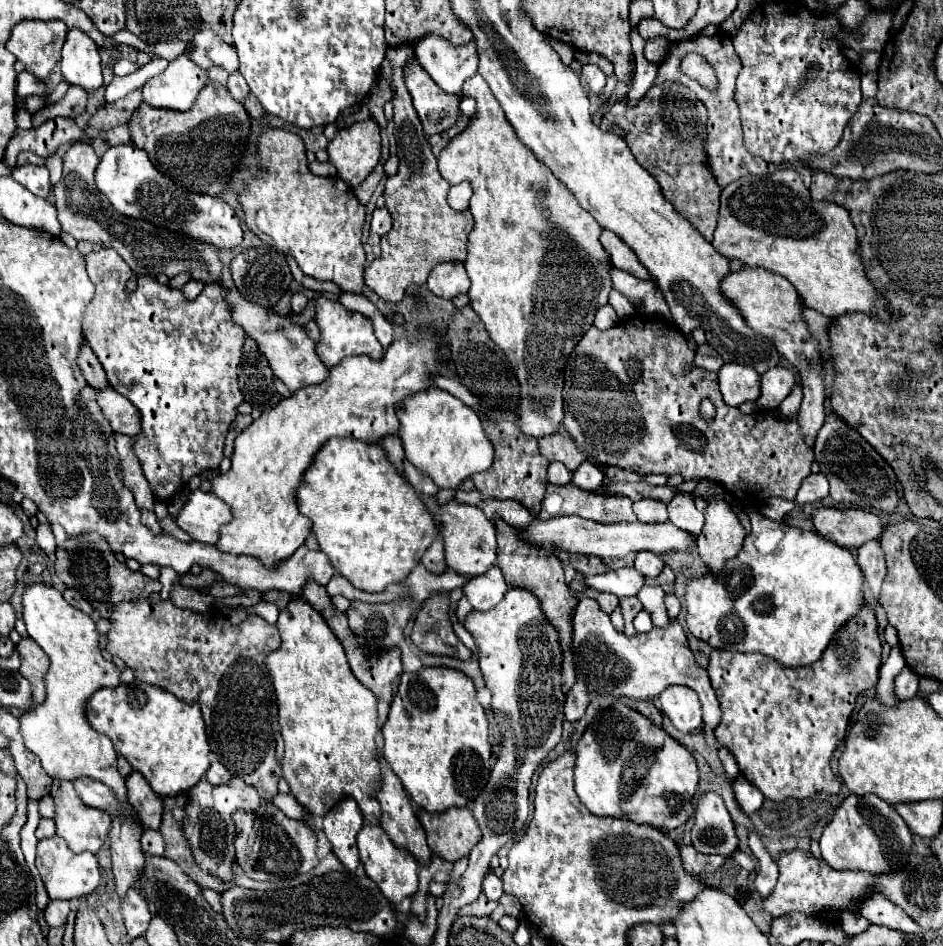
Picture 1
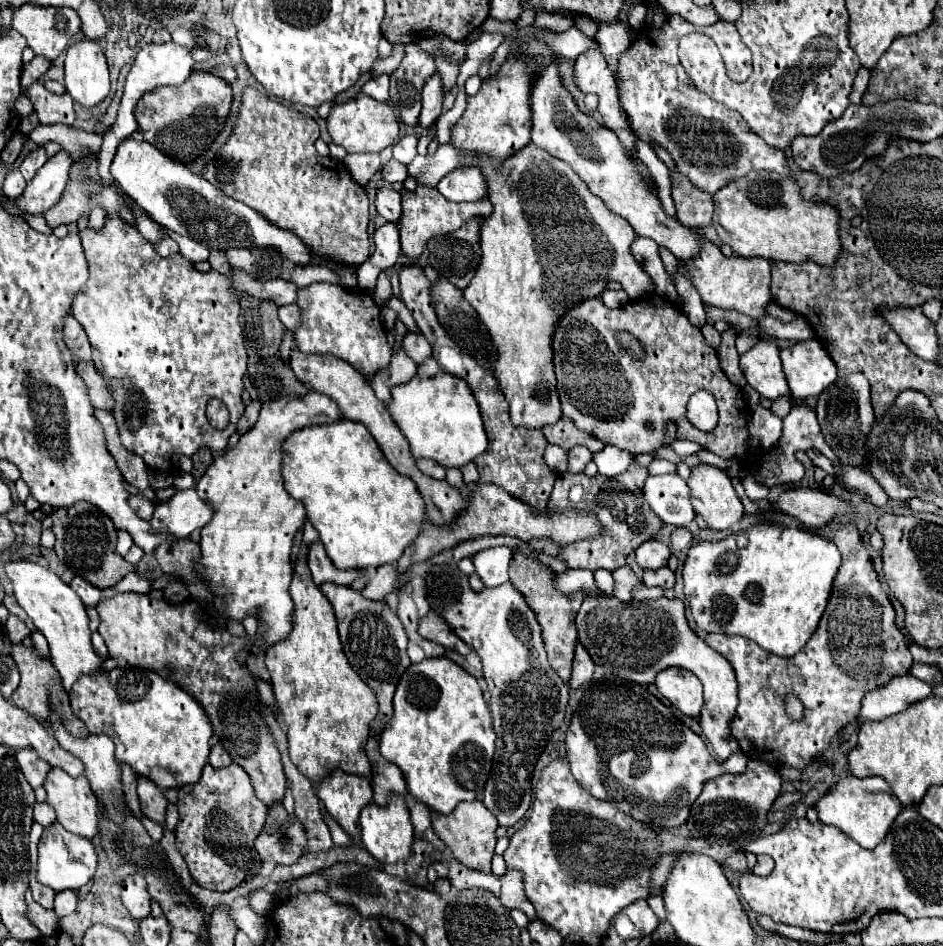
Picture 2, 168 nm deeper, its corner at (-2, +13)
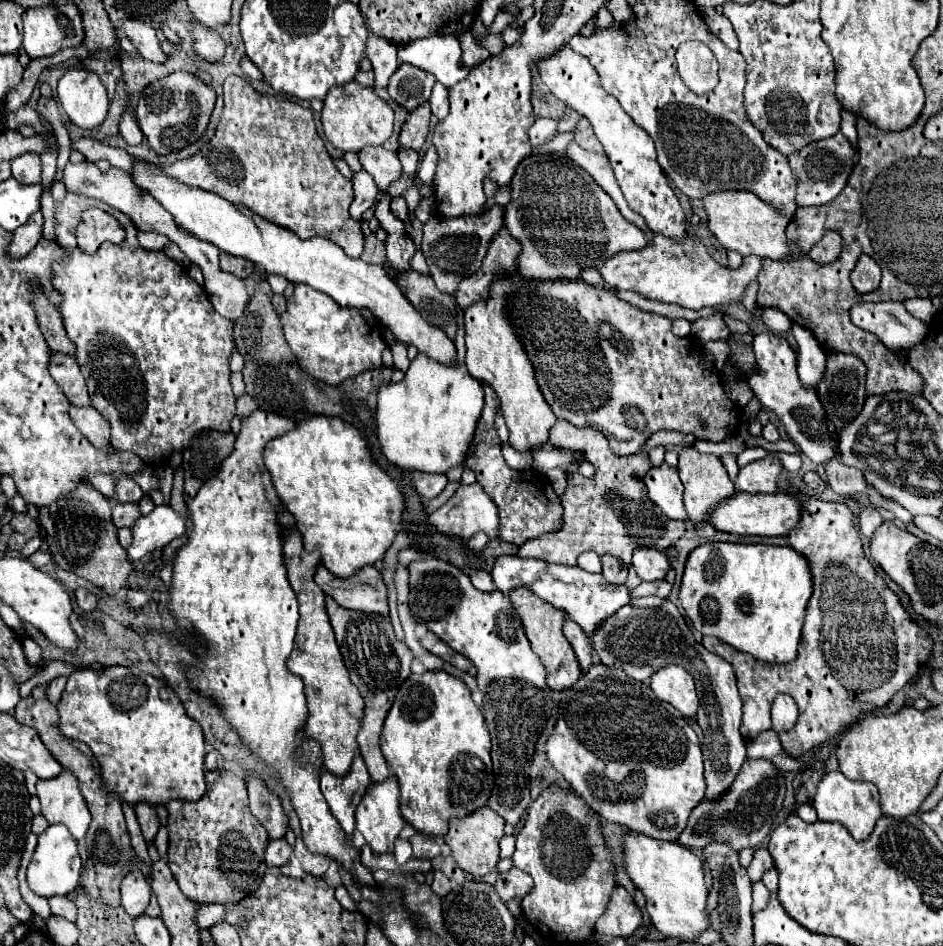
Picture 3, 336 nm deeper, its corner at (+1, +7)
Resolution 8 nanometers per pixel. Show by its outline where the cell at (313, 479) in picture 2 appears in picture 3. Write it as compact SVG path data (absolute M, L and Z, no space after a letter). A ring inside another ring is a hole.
M339 416L305 418L297 422L293 430L265 444L263 462L271 474L279 500L295 516L297 530L303 538L303 548L319 550L321 562L329 572L341 578L353 576L359 568L383 560L401 524L403 498L399 484L371 460L367 442L353 424Z

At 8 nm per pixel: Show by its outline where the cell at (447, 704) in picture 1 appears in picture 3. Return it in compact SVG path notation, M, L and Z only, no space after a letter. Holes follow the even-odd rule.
M447 672L411 674L399 688L381 732L383 756L399 782L399 810L407 824L425 836L445 836L451 818L465 818L485 806L495 784L491 764L491 740L481 710L471 700L469 688Z

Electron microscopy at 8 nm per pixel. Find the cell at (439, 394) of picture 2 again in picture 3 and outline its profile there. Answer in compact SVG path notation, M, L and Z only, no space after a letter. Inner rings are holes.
M457 304L456 315L456 367L441 366L435 360L419 354L411 362L401 382L383 384L379 388L375 410L377 438L385 458L403 470L443 474L451 466L463 462L481 418L483 386L467 372L464 311Z

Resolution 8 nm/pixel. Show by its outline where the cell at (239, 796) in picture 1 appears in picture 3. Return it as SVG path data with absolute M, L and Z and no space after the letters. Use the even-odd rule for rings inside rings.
M219 770L219 772L207 772L205 784L207 784L207 792L199 802L183 802L183 800L167 802L169 868L175 876L181 892L185 896L189 896L193 902L199 902L199 904L235 904L259 888L261 878L267 870L263 854L265 854L269 836L267 836L267 830L249 812L247 788L245 788L245 782L241 778L237 778L229 770Z

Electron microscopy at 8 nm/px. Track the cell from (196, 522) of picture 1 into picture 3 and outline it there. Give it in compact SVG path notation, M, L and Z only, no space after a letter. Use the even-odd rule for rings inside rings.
M157 506L151 514L141 516L139 522L135 520L135 524L131 528L133 540L131 540L131 546L127 548L127 556L129 556L131 562L137 562L143 556L147 556L149 552L165 548L173 538L179 538L183 532L185 532L185 520L175 510L171 506Z

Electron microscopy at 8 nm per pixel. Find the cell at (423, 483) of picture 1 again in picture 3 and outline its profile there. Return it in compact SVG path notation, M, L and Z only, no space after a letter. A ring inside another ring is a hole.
M411 472L413 478L413 486L419 492L421 498L431 500L435 496L439 496L443 492L443 488L447 486L447 476L439 476L439 474L427 474L427 472Z

